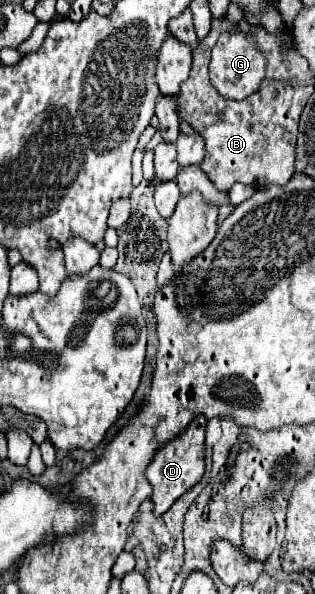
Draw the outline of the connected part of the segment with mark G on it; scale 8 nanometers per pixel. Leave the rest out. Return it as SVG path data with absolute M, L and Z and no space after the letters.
M223 33L211 51L209 75L211 75L213 87L225 99L245 99L259 89L259 83L265 77L265 59L255 49L255 43L249 37L241 33L229 33L229 35Z

